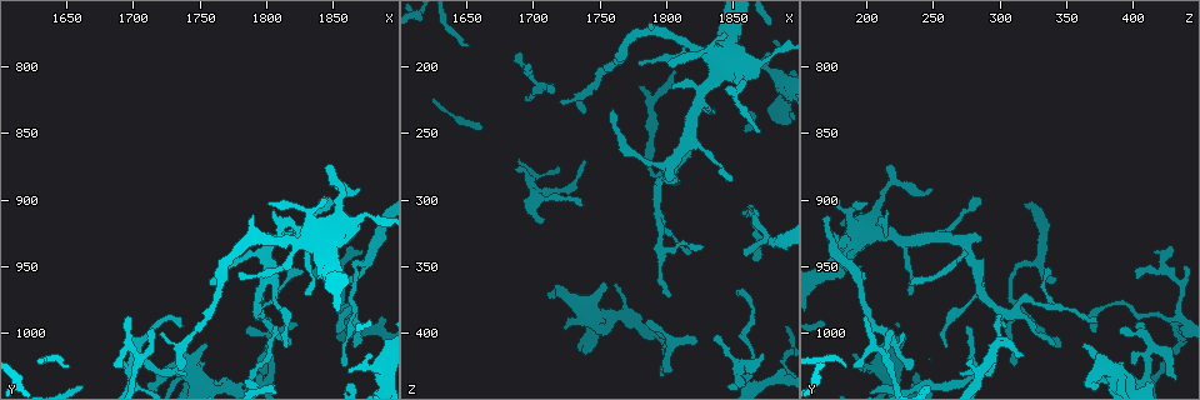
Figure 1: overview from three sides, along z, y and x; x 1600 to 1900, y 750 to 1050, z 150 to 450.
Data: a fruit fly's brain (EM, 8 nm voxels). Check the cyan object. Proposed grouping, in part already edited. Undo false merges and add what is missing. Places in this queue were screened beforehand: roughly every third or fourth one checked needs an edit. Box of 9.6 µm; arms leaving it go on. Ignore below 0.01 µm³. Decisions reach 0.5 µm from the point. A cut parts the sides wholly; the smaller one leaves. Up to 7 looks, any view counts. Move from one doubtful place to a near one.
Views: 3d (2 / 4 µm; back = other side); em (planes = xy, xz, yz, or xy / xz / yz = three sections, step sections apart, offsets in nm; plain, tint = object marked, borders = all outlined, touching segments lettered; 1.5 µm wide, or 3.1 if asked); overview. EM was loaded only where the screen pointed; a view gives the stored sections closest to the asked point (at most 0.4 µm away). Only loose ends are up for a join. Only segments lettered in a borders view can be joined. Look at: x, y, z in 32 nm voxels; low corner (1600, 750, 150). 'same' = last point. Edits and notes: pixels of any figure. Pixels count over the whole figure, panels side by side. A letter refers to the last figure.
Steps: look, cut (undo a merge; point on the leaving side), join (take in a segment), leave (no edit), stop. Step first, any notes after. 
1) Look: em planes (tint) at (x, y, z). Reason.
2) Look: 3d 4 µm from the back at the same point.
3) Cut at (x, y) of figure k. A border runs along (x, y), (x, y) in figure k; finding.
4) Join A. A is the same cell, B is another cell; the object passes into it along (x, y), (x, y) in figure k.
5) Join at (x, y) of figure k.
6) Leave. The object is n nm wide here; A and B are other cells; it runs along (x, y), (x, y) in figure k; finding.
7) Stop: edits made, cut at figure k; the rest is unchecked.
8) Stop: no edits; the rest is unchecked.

Look: 3d 2 µm at (1850, 898, 286). An open end.

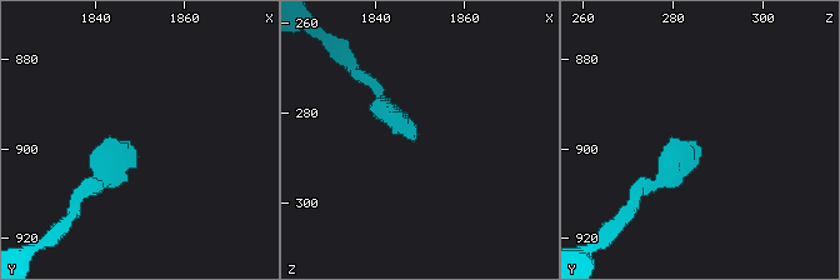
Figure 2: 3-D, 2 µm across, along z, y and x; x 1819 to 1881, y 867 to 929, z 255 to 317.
Look: em xz step 4 (borders) at (1848, 899, 286). Now the EM.

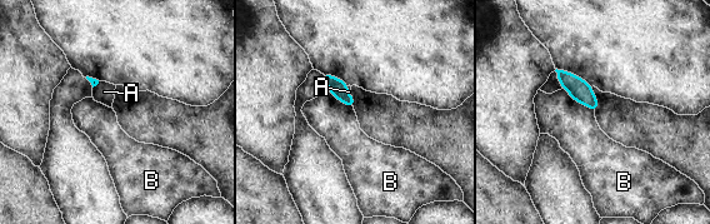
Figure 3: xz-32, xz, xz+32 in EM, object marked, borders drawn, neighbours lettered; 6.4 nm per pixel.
Look: em planes (borders) at the same point.

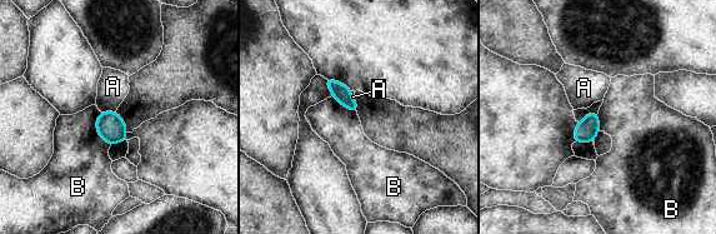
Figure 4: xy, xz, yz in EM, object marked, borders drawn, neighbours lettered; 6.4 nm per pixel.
Leave. The longest contact is with B, 220 nm; A and B are other cells; a border runs along (100, 113), (96, 133), (110, 145) in figure 4; none of them fits.

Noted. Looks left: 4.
Look: 3d 4 µm at (1684, 1020, 278). Free end.

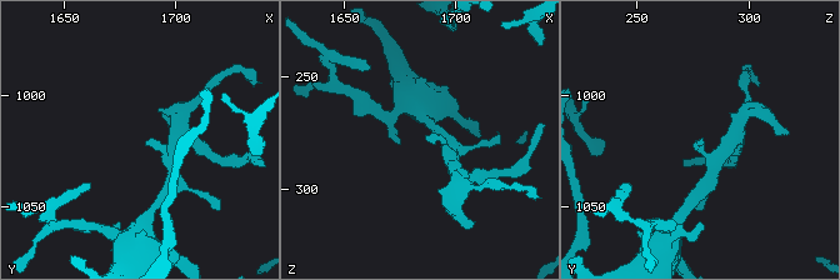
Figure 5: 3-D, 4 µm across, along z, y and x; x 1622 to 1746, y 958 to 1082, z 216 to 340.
Look: em planes (borders) at (1687, 1022, 277).

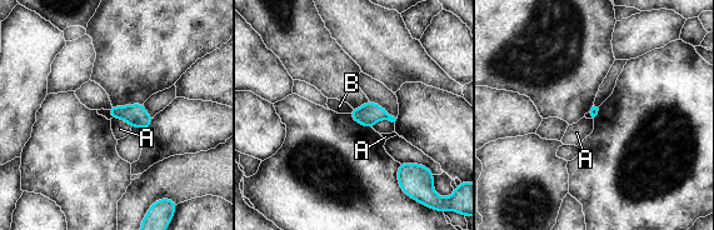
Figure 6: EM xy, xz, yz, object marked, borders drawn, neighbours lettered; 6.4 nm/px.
Leave. The longest contact is with A, 150 nm; A and B are other cells; a border runs along (353, 109), (348, 113) in figure 6; no lettered segment goes on from it.

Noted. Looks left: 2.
Look: em planes (borders) at (1704, 1016, 212). Abrupt turn.

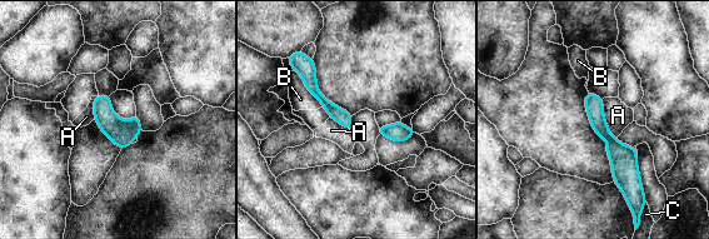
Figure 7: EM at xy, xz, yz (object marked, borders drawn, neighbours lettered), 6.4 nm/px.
Leave. The object is 100 nm wide here; the longest contact is with B, 300 nm; A, B and C are other cells; all the same neuron.

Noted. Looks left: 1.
Stop: no edits; the rest is unchecked.

